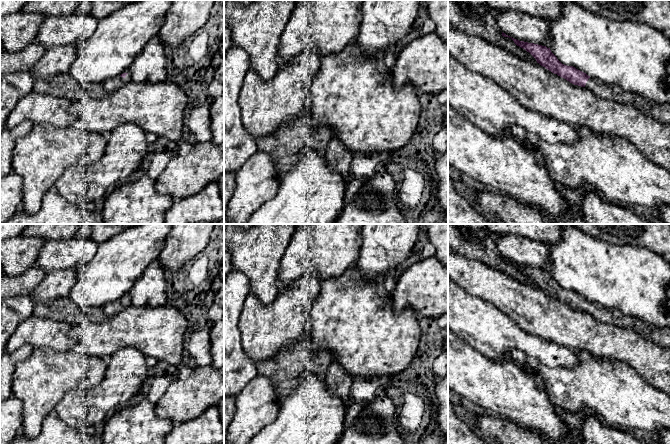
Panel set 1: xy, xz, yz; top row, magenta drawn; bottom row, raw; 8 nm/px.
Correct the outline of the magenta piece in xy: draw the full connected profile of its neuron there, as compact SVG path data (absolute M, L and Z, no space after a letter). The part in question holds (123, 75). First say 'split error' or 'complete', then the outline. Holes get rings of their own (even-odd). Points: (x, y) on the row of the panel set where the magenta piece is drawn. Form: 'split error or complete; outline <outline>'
split error; outline M123 73L119 76L109 78L103 82L103 87L106 94L114 93L118 88L123 86L129 80L128 73Z

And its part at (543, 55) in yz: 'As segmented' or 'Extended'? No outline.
Extended

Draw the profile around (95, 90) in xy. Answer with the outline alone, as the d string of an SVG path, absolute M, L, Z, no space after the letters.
M69 73L45 78L34 78L33 90L42 94L78 101L81 96L100 99L106 95L103 83L92 83L81 86Z

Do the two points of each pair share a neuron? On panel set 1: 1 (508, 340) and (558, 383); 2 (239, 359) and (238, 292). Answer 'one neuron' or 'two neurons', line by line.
1: two neurons
2: one neuron

